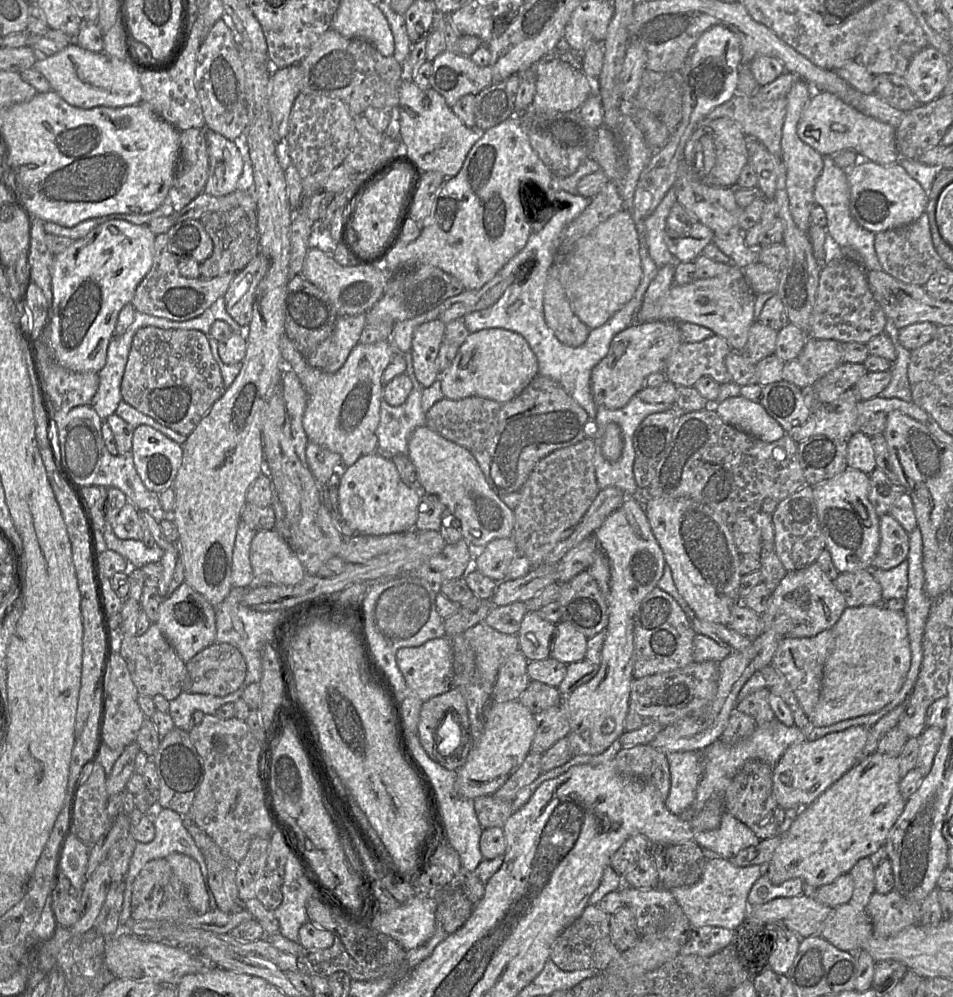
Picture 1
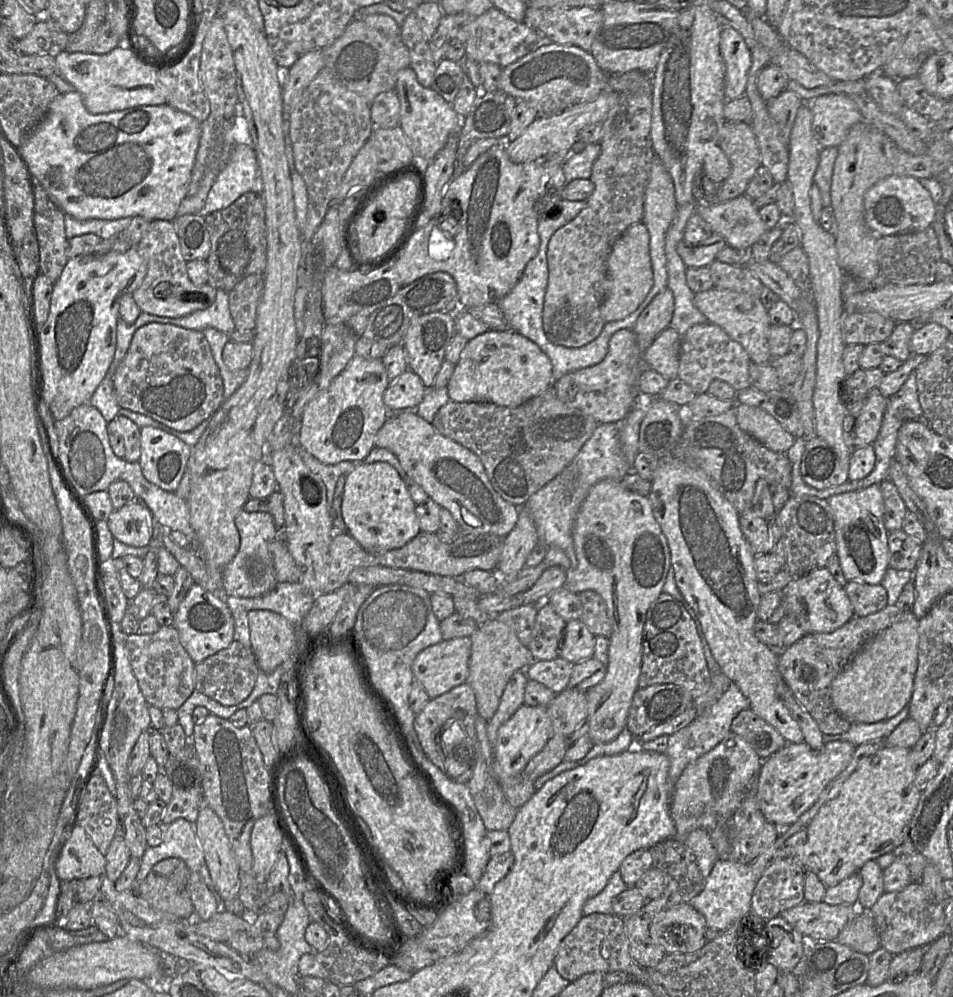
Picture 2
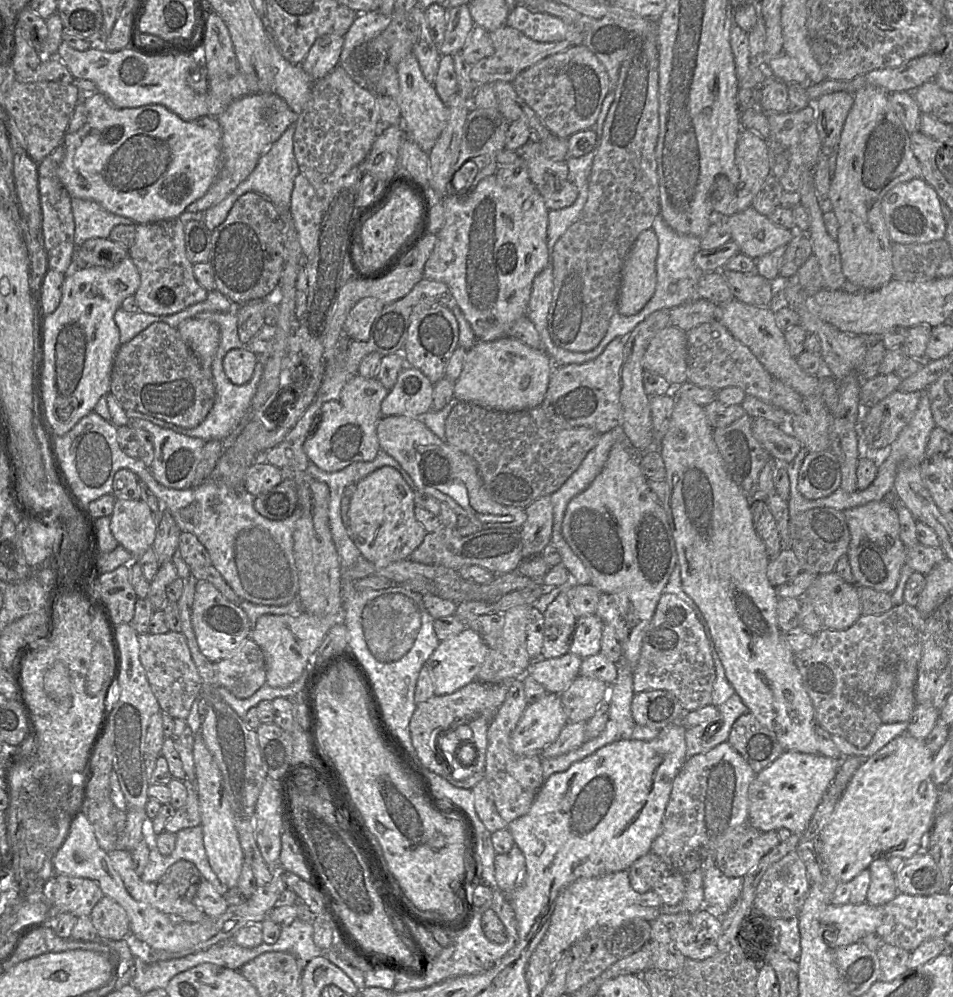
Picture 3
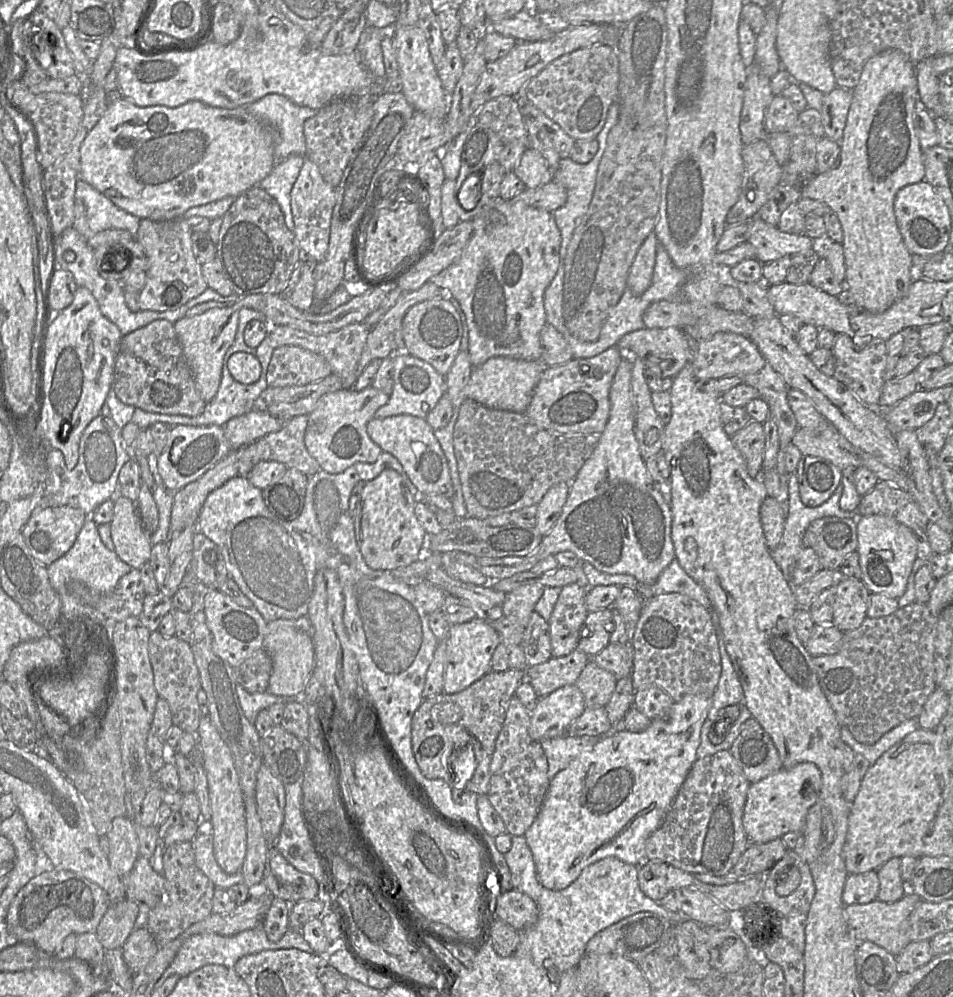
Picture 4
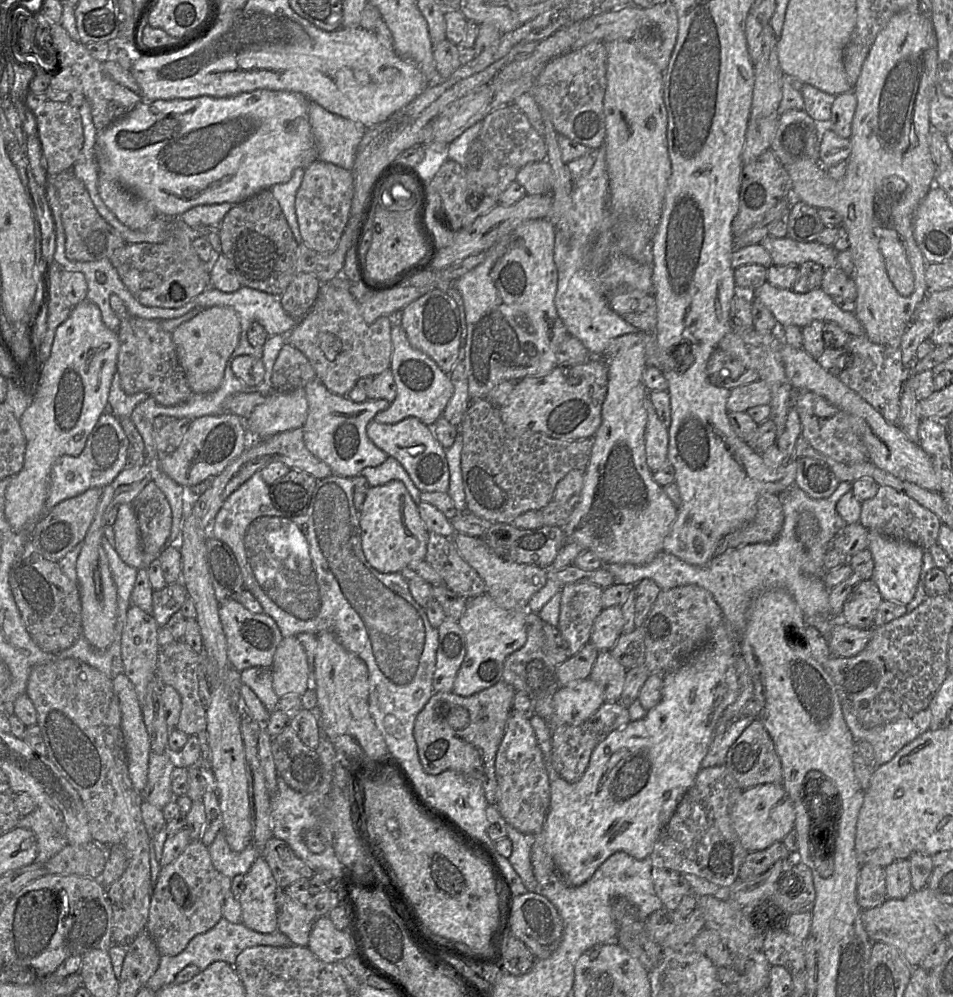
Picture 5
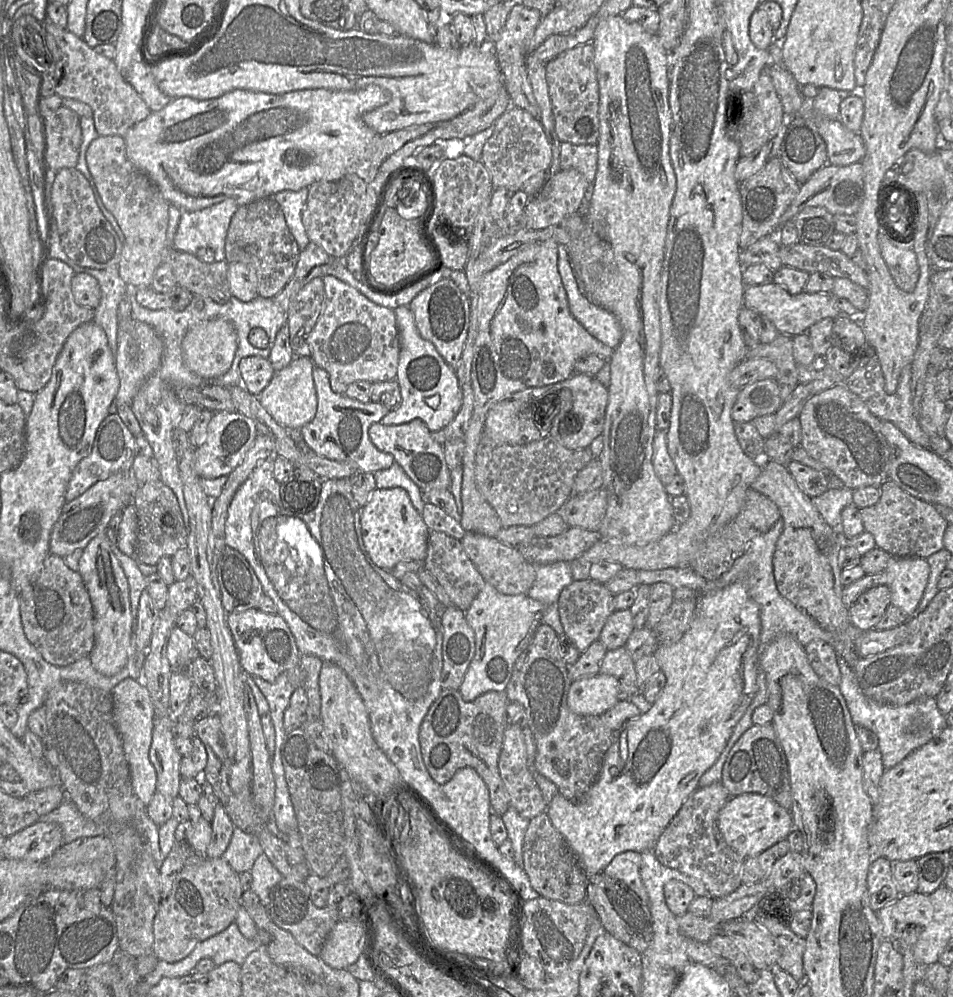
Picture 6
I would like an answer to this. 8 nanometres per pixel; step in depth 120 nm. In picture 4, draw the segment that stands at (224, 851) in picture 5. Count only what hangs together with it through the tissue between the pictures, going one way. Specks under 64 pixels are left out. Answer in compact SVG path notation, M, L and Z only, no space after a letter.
M209 829L199 832L193 840L196 866L214 883L216 887L228 889L243 882L241 871L235 874L225 873L218 865L213 851L213 837Z

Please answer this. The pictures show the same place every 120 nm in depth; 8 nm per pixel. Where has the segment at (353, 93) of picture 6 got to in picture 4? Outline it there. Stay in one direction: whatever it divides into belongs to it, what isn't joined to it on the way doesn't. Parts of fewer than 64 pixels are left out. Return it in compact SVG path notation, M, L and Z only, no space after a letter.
M124 97L115 98L80 146L79 178L140 219L172 220L189 208L225 197L237 198L257 186L275 165L276 143L273 127L251 115L246 106L226 109L190 101L175 108L140 107Z

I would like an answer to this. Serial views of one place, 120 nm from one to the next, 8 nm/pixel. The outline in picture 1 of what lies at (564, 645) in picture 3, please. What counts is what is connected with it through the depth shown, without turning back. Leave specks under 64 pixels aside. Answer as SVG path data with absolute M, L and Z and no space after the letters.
M538 611L527 612L517 633L519 650L528 661L550 657L551 643L556 624L542 619Z

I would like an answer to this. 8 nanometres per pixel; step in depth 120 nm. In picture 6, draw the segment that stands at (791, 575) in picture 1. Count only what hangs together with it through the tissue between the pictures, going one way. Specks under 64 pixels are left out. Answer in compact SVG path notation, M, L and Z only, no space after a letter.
M888 586L870 588L848 608L850 622L863 632L874 629L890 604L891 591Z

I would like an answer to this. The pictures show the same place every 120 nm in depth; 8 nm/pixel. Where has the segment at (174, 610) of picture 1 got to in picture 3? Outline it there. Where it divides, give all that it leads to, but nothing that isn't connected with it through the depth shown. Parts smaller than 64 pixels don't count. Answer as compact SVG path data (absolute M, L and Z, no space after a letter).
M205 580L196 582L191 623L201 653L211 662L218 662L229 656L250 637L252 631L250 620L239 604L228 600Z

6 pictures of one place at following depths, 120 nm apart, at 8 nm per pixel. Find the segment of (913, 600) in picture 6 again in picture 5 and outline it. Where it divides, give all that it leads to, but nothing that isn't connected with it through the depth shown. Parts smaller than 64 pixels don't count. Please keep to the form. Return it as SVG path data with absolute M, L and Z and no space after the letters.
M868 532L868 547L874 561L871 580L876 584L883 600L907 605L914 597L920 572L924 549L908 541Z

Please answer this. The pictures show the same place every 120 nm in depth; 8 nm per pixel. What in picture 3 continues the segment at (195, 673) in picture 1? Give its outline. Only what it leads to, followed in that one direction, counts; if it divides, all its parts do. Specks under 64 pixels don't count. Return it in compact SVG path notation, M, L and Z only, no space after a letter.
M250 637L214 667L220 686L239 699L250 698L266 683L264 654Z

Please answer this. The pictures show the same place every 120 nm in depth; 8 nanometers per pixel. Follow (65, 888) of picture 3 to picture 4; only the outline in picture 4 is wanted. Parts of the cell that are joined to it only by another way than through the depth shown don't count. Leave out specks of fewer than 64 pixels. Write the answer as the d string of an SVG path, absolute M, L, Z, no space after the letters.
M54 868L51 871L35 875L18 891L9 905L5 924L11 939L32 943L42 951L55 954L67 935L96 933L96 929L110 904L111 901L106 891L96 883L75 872Z

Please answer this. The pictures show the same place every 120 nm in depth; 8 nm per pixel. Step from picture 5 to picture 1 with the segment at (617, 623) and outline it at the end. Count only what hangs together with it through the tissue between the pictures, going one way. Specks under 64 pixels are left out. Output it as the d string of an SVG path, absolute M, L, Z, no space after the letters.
M568 622L555 626L550 657L566 665L585 659L588 638Z

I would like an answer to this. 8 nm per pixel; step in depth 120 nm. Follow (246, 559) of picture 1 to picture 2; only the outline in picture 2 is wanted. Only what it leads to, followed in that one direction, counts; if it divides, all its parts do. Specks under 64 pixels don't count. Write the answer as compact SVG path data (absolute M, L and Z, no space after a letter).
M241 509L235 516L239 532L240 546L235 557L223 569L223 592L241 598L262 596L272 591L278 584L275 577L273 557L269 543L280 536L273 517L266 512L247 512Z

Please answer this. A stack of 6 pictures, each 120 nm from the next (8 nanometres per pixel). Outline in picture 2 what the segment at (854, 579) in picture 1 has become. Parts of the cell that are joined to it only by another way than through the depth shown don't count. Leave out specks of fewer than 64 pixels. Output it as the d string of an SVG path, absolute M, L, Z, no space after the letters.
M848 581L843 588L851 602L855 616L868 616L888 605L887 592L881 584L870 585L864 582Z

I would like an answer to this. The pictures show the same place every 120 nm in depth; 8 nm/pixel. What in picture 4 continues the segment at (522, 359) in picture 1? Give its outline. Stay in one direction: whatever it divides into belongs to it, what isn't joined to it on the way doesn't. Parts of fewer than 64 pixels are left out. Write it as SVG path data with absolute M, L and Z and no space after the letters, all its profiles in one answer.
M492 357L482 365L472 368L470 380L464 388L465 398L488 408L525 413L546 367L542 361Z

